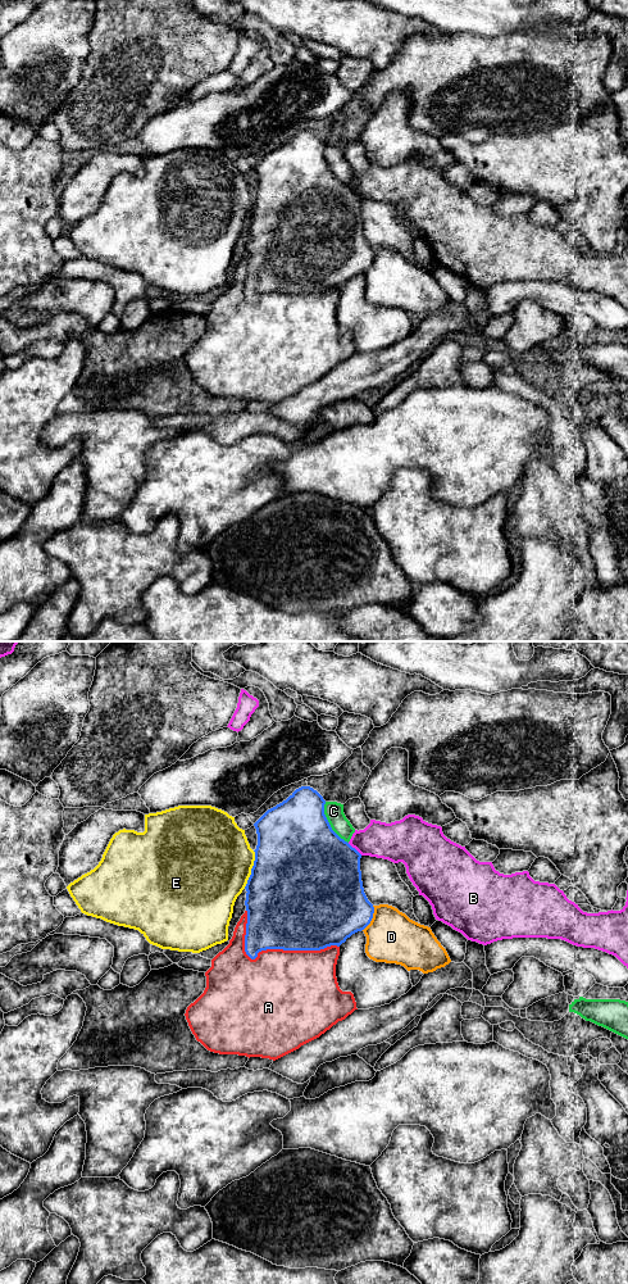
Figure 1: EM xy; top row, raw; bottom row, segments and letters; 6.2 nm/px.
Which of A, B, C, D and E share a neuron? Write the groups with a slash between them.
A / B / C / D / E

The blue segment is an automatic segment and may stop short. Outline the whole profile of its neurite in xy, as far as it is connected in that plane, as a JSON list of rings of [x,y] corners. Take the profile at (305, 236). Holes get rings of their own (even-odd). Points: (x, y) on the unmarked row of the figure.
[[[301,130],[254,167],[258,189],[245,230],[245,295],[251,303],[267,292],[320,294],[340,290],[373,262],[374,250],[361,224],[361,198],[332,173],[324,148],[317,133]]]

